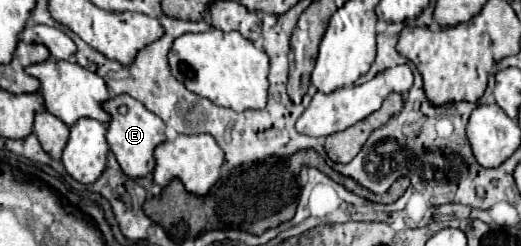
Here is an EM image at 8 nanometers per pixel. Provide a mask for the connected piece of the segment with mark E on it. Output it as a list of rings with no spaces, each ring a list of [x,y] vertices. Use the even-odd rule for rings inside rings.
[[[112,96],[106,104],[104,110],[112,116],[106,140],[110,144],[110,150],[116,154],[116,160],[122,168],[122,172],[130,178],[150,178],[156,166],[154,160],[154,150],[158,144],[162,144],[166,140],[164,134],[164,122],[152,114],[150,110],[146,110],[138,100],[134,100],[132,96]]]

